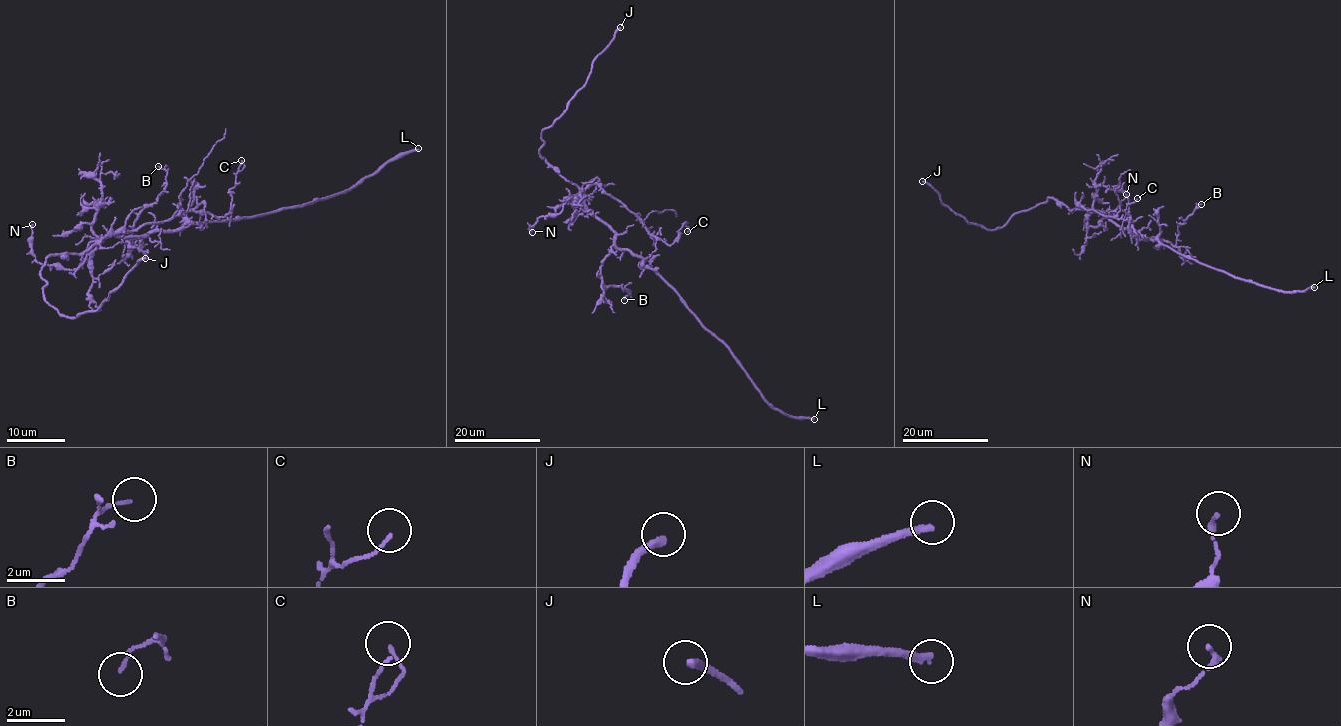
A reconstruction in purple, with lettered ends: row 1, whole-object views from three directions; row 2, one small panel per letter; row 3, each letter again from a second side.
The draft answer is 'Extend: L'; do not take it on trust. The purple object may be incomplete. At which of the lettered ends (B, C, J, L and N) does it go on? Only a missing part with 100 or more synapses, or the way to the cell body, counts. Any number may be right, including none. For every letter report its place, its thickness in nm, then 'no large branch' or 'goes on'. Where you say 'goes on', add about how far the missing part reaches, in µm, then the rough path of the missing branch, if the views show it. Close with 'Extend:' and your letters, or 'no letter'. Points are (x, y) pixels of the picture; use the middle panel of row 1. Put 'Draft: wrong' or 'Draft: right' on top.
Draft: wrong
B: at (624, 300); 100 nm thick; no large branch
C: at (687, 231); 110 nm thick; no large branch
J: at (620, 27); 280 nm thick; goes on; about 35 µm are missing
L: at (814, 419); 240 nm thick; goes on; about 80 µm are missing
N: at (532, 232); 180 nm thick; no large branch
Extend: J, L

